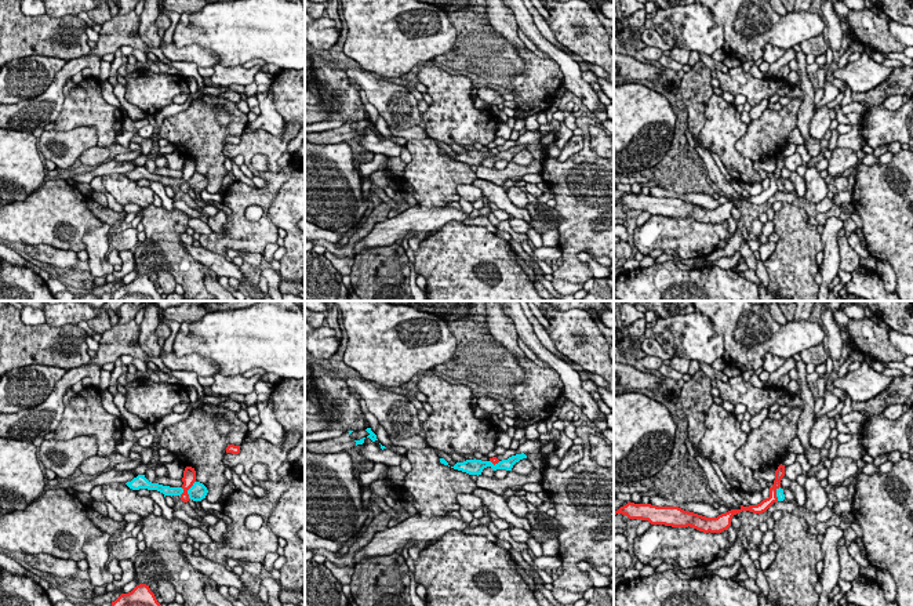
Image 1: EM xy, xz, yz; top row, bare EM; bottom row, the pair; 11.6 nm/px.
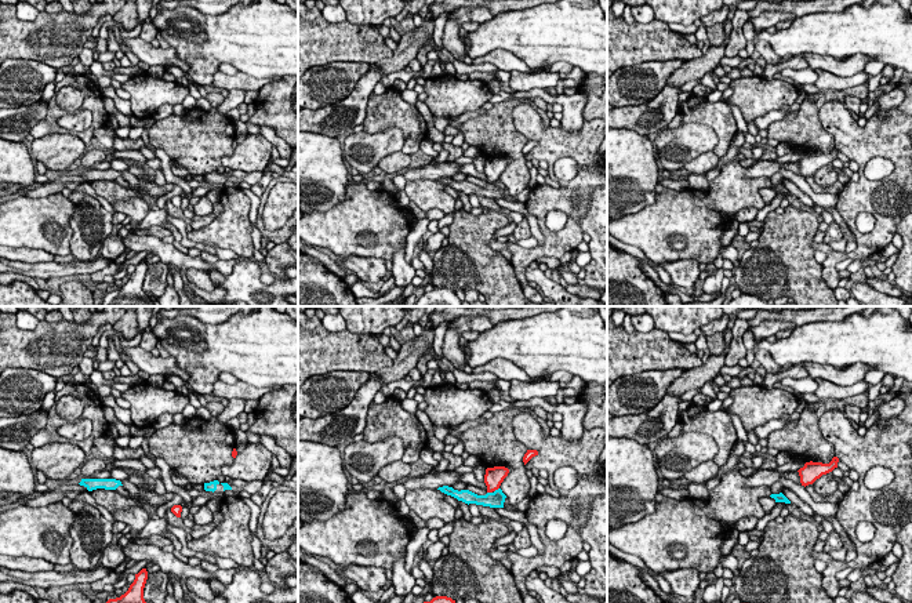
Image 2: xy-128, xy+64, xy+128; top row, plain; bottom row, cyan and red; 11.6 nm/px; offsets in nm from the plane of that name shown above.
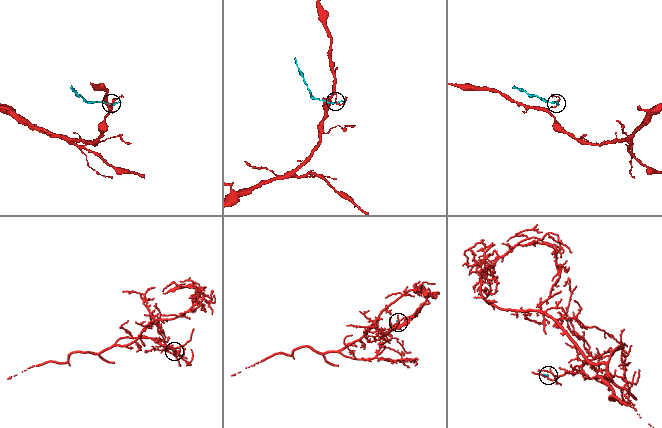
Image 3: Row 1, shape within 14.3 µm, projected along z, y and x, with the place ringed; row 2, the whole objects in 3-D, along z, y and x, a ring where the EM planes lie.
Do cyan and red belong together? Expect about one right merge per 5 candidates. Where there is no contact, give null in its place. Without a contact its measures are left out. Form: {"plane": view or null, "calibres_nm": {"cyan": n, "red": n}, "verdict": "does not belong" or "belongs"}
{"plane": "xy", "calibres_nm": {"cyan": 200, "red": 160}, "verdict": "does not belong"}

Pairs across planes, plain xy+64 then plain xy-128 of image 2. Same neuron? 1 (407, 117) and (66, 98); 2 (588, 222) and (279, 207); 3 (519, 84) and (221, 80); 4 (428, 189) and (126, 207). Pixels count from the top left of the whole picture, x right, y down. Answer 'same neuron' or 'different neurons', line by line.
1: same neuron
2: same neuron
3: same neuron
4: different neurons

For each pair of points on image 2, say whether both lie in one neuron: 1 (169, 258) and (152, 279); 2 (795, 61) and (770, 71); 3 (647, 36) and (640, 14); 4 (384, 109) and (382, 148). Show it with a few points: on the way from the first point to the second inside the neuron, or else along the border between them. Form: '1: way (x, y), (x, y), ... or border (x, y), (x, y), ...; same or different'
1: border (159, 261), (167, 267); different
2: way (789, 64), (776, 68); same
3: border (654, 17), (647, 22), (638, 22); different
4: border (363, 130), (398, 127), (403, 148); different

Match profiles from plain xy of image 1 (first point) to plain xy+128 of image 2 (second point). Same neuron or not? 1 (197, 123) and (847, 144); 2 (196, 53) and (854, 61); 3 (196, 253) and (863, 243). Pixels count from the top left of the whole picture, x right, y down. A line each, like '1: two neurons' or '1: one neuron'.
1: two neurons
2: one neuron
3: two neurons

